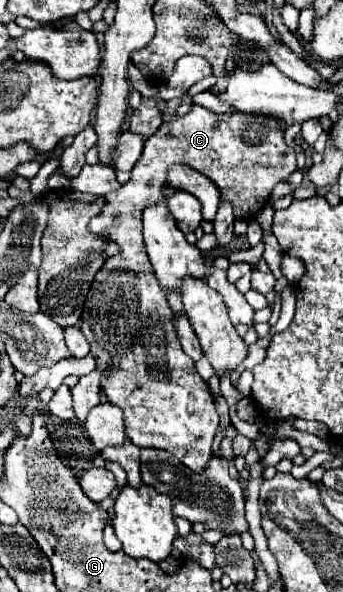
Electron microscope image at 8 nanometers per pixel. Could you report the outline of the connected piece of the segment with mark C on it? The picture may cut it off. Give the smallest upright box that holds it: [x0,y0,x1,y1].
[82,105,296,473]

